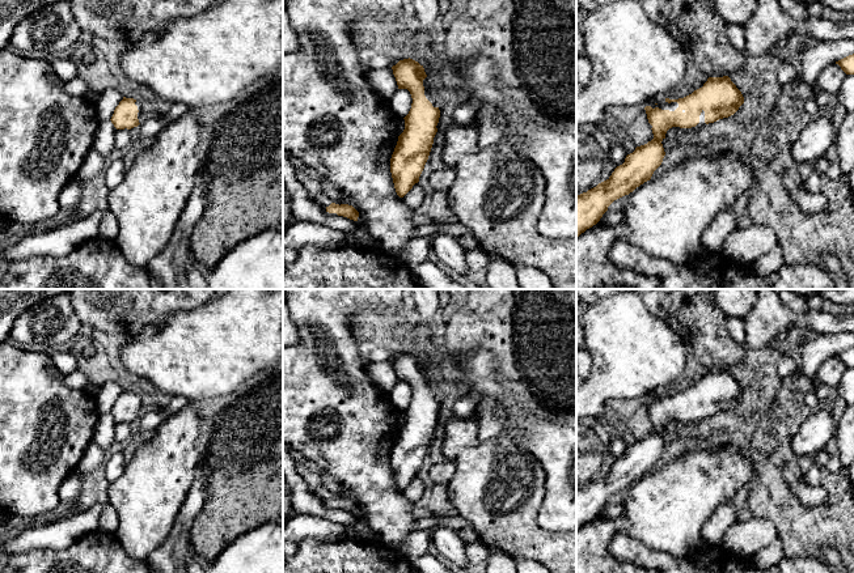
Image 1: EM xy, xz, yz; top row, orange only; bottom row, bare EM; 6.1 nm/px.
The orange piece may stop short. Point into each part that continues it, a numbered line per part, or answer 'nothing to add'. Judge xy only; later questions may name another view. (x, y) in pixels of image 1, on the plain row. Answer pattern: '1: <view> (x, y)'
1: xy (142, 400)

